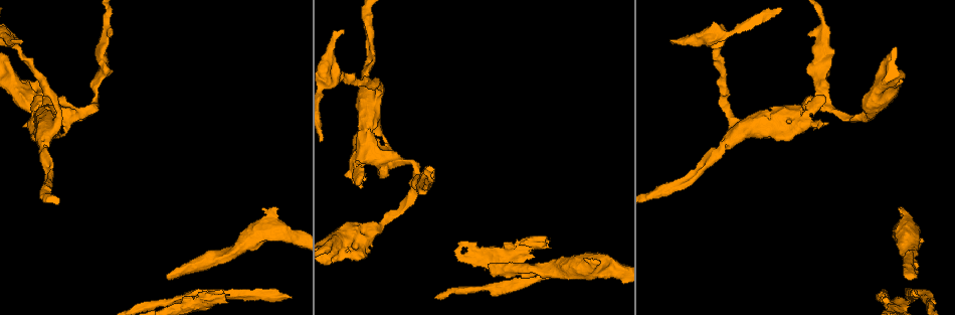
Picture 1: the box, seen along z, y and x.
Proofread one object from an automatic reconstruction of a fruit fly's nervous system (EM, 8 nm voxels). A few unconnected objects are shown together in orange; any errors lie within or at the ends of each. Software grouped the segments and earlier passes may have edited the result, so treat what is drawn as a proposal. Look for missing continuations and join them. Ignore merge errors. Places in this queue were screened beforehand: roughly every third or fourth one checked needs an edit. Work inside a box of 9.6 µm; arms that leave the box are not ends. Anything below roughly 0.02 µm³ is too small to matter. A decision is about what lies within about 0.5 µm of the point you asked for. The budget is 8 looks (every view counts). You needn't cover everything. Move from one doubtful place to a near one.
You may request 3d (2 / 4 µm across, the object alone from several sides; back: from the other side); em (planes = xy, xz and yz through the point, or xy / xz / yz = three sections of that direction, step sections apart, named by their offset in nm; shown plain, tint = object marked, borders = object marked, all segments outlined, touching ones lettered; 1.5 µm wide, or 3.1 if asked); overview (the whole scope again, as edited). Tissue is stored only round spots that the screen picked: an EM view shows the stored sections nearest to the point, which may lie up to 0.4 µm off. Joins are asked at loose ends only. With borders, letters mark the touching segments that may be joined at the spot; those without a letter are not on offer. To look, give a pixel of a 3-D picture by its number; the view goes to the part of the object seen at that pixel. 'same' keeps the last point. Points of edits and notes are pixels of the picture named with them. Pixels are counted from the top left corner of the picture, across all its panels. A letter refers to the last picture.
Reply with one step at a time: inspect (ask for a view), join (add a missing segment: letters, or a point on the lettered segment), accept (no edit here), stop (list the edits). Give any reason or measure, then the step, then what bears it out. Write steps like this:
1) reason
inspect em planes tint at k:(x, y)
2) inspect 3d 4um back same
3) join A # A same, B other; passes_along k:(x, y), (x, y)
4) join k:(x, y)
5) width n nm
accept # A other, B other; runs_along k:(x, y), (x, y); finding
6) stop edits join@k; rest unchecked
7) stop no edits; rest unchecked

branch stops here
inspect em planes borders at 1:(292, 297)

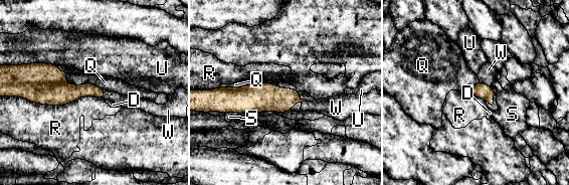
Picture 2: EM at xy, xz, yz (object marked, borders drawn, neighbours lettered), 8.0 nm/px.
join W # D other, Q other, R other, S other, U other, W same; passes_along 2:(485, 91), (486, 84), (487, 74); the neuron continues

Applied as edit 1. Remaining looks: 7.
free end
inspect em xz step 4 tint at 1:(110, 32)

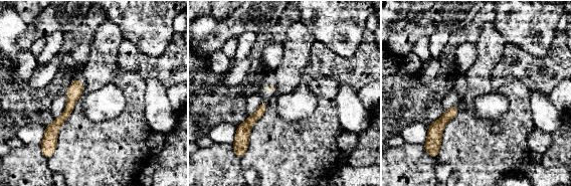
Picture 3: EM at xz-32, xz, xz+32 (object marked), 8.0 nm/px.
another direction
inspect em planes borders same

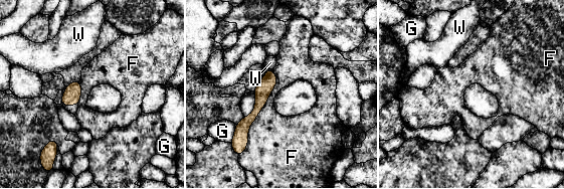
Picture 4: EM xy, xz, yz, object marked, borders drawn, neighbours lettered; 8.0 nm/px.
accept # F other, G other, W other; runs_along 4:(269, 72), (261, 101), (235, 144); no lettered segment goes on from it

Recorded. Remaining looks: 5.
branch stops here
inspect em xy step 8 tint at 1:(343, 32)

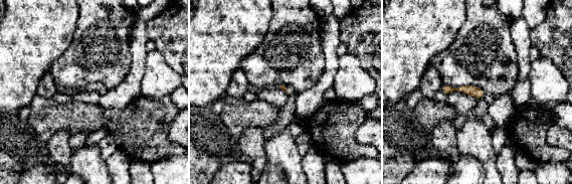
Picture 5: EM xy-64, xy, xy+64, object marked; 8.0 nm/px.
inspect em planes borders same

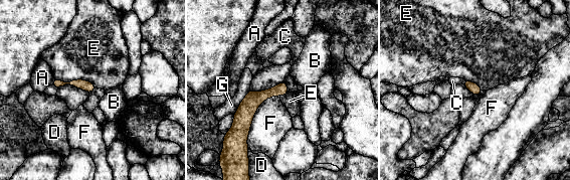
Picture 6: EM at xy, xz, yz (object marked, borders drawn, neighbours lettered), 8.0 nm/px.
join C # A other, B other, C same, D other, E other, F other, G other; the neuron continues

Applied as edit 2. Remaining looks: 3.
stop edits join@2, join@6; rest unchecked

